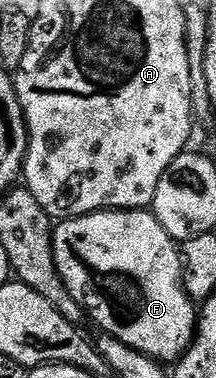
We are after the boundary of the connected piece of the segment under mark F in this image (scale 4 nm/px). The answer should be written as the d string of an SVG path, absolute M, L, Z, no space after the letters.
M105 210L73 220L61 220L55 225L52 246L57 272L66 290L81 304L90 320L92 318L101 328L101 333L161 362L175 362L188 351L196 336L198 308L186 294L181 249L177 241L162 230L162 222L158 222L151 211Z

